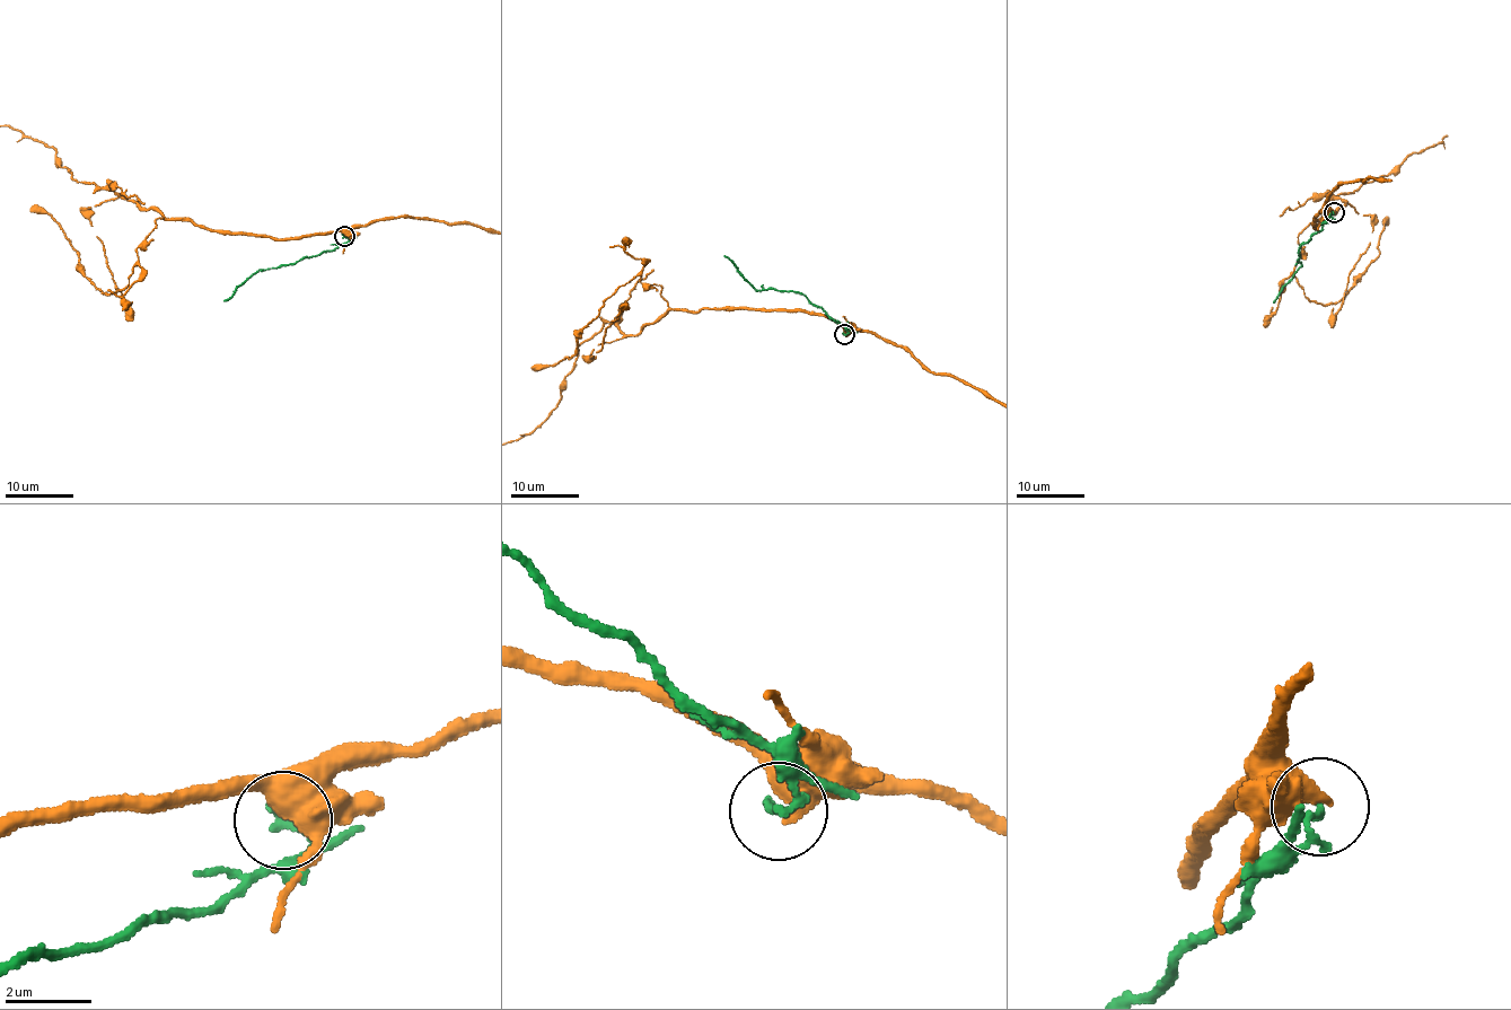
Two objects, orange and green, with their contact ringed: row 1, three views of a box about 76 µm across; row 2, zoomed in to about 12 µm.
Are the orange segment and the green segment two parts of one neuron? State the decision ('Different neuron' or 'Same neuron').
Different neuron

